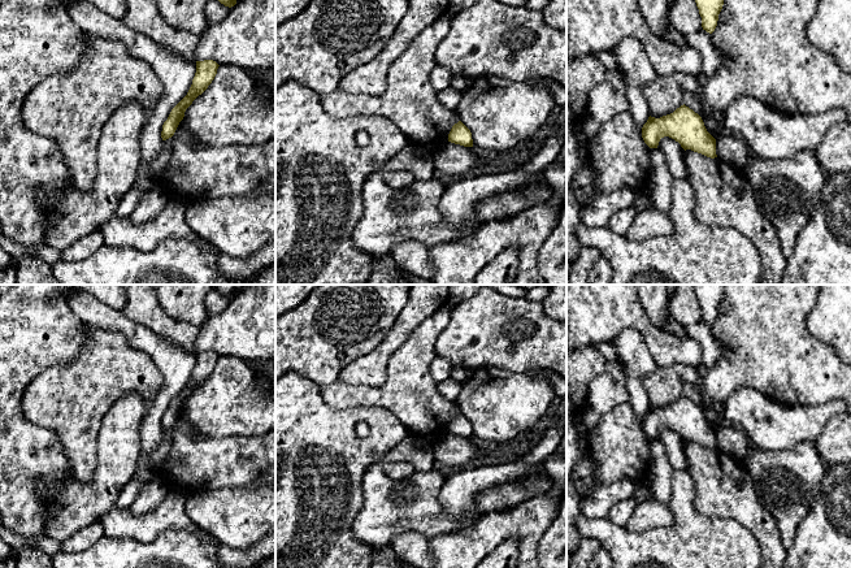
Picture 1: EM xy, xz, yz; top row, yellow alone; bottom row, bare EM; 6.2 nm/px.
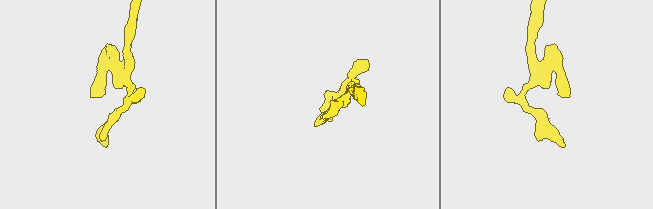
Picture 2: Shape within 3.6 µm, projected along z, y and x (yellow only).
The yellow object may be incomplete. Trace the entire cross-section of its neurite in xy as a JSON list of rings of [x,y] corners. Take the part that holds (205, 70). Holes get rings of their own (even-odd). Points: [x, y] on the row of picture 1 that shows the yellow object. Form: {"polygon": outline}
{"polygon": [[[213,60],[196,61],[196,73],[187,95],[171,109],[168,120],[162,125],[162,140],[174,135],[179,122],[184,117],[186,109],[208,88],[217,74],[218,66]]]}

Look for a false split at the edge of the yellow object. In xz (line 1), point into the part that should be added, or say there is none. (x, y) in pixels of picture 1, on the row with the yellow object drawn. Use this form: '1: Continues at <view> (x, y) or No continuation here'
1: No continuation here

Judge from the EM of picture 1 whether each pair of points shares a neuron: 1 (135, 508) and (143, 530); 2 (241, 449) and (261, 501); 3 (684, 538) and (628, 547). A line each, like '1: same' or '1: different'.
1: different
2: different
3: same

